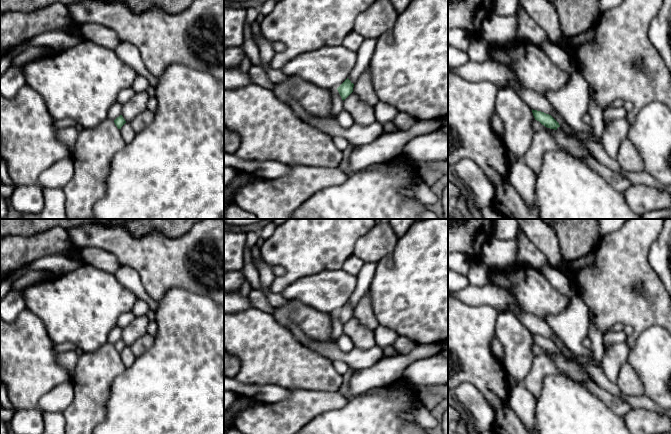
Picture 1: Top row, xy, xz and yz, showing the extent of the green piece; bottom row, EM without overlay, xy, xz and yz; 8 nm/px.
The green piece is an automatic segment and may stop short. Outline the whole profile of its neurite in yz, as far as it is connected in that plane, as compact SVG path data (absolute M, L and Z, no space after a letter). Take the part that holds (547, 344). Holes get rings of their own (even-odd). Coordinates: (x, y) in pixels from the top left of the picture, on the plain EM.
M533 333L532 337L535 344L539 345L545 351L554 354L557 354L557 352L560 351L559 347L551 339Z

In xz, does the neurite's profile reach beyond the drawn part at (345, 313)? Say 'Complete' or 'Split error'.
Complete

